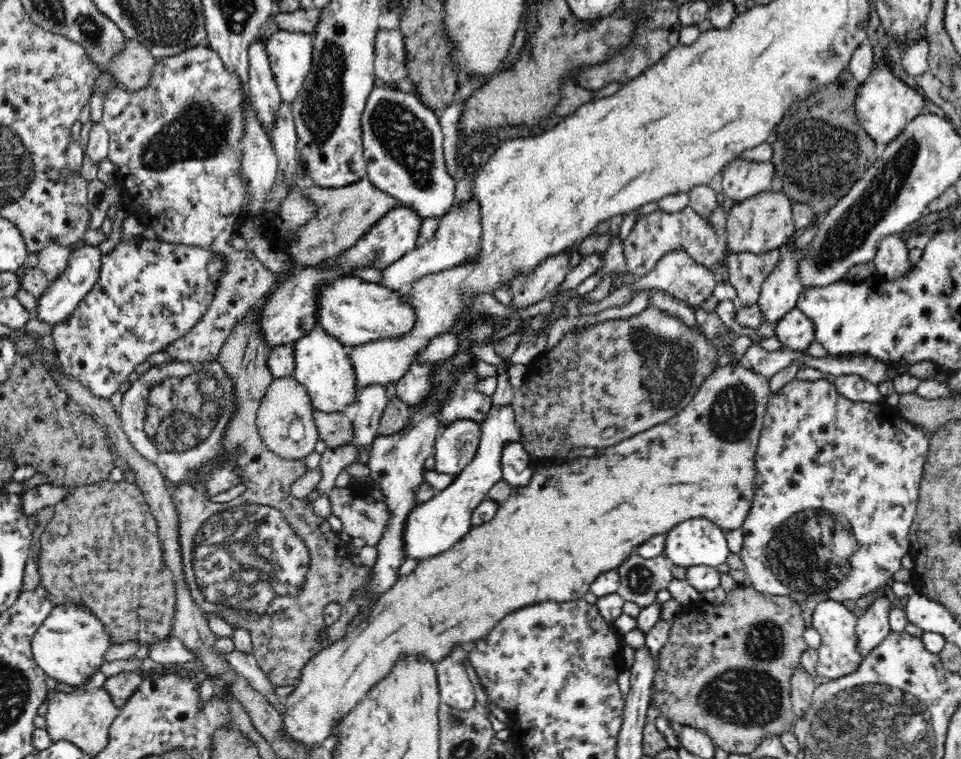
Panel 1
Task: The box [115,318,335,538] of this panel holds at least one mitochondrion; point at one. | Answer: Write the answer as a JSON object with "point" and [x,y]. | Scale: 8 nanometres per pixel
{"point":[181,413]}

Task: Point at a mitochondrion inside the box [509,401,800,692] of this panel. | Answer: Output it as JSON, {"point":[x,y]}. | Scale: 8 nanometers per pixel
{"point":[640,579]}

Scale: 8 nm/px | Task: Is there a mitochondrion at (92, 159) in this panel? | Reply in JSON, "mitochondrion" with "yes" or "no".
{"mitochondrion":"no"}

